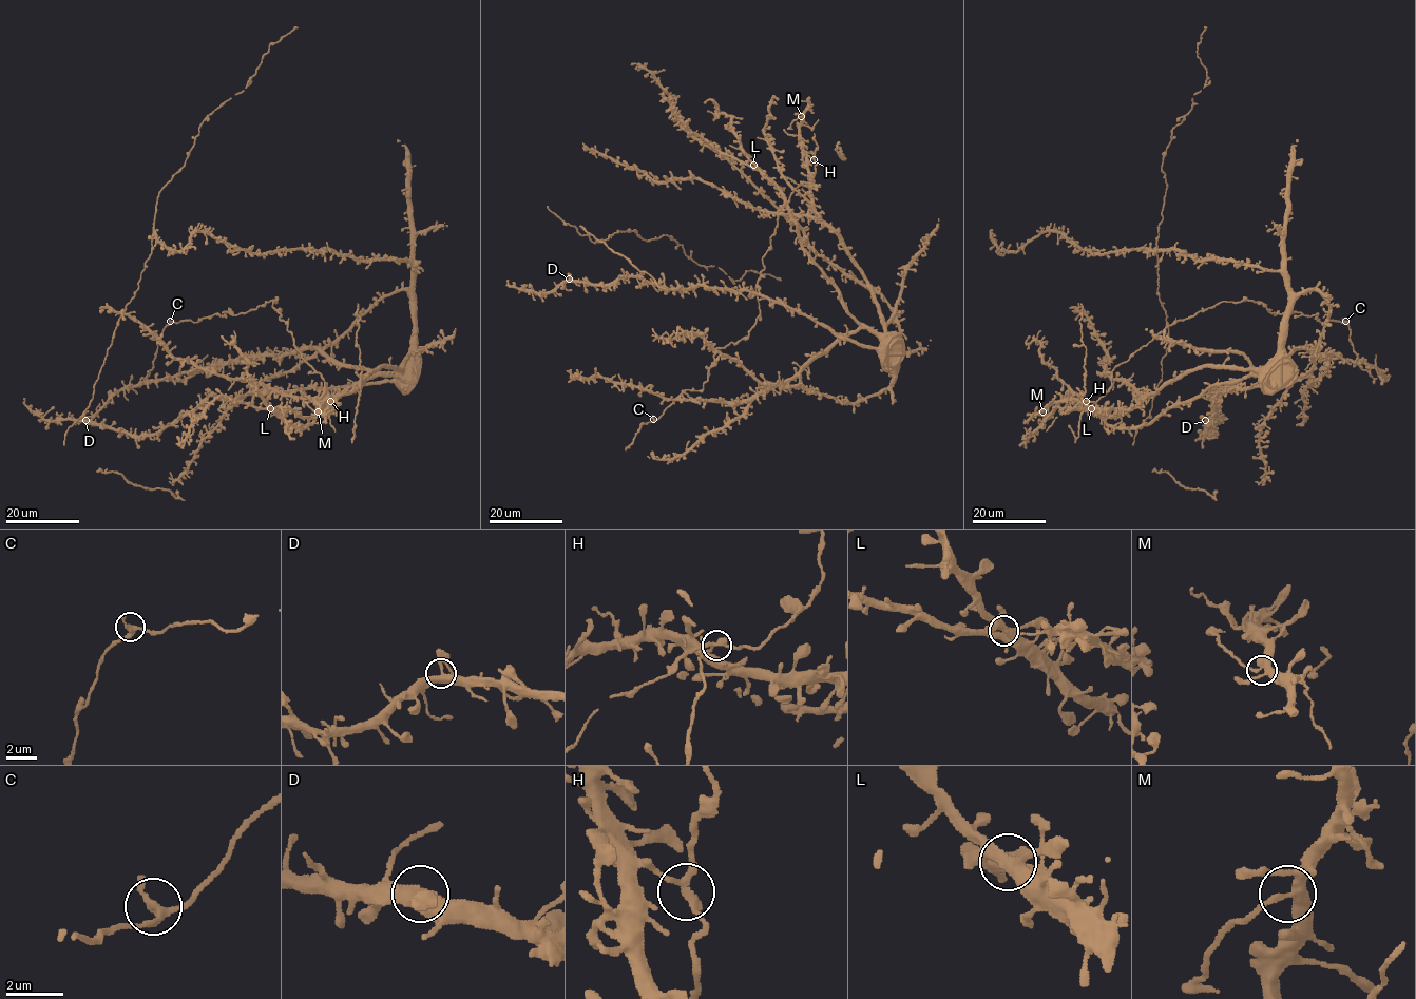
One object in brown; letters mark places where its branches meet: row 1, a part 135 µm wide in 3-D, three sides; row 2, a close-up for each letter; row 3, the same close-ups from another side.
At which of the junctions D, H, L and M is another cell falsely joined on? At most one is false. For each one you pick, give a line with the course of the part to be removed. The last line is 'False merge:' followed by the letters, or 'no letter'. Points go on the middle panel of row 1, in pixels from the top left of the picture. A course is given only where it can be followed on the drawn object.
H: course (814, 159), (815, 175), (785, 204), (763, 258), (757, 323), (718, 348), (702, 389), (685, 389), (629, 446)
False merge: H

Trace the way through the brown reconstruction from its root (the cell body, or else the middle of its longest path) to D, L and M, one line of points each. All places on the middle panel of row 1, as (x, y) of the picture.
D: (899, 341), (883, 339), (877, 348), (862, 348), (748, 291), (666, 288), (638, 277), (605, 285), (569, 279)
L: (899, 341), (871, 332), (848, 312), (839, 288), (803, 247), (784, 194), (753, 165)
M: (899, 341), (888, 340), (883, 315), (863, 271), (812, 206), (811, 174), (800, 138), (801, 116)

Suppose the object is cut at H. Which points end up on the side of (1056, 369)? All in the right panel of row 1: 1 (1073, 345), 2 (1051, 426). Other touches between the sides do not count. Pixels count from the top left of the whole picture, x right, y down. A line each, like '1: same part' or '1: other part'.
1: other part
2: other part

